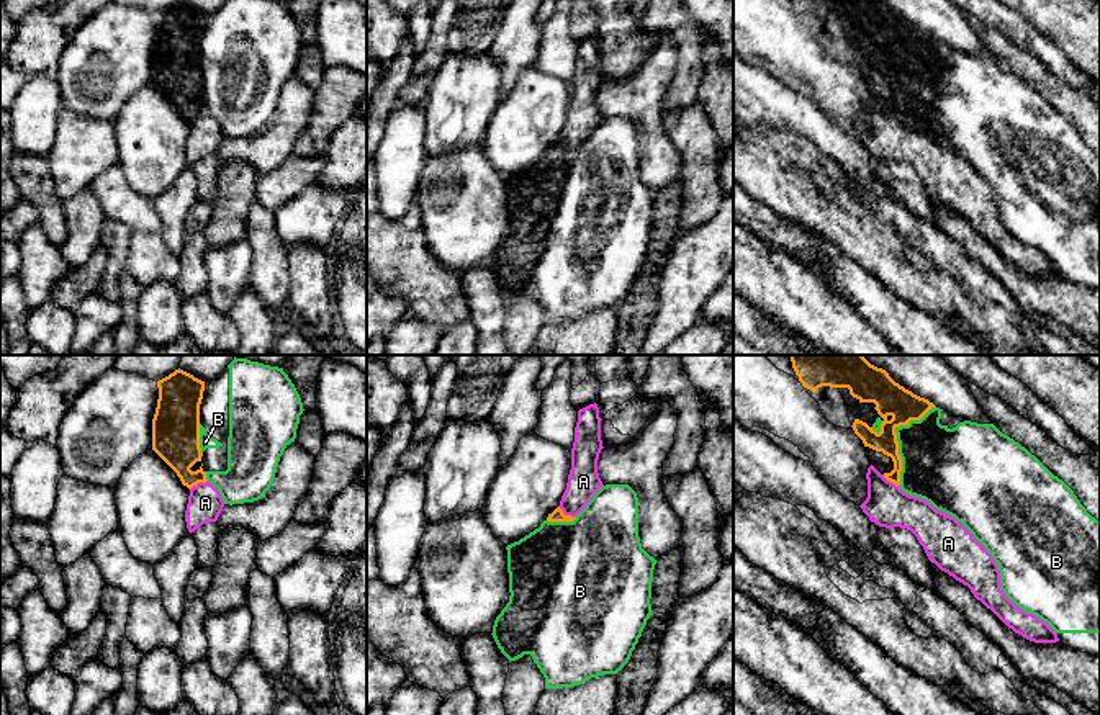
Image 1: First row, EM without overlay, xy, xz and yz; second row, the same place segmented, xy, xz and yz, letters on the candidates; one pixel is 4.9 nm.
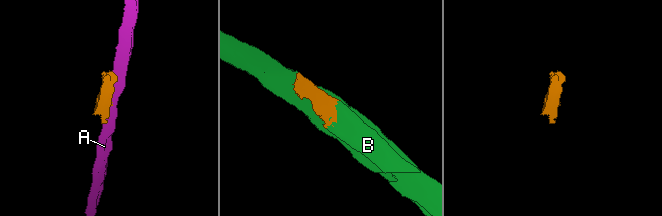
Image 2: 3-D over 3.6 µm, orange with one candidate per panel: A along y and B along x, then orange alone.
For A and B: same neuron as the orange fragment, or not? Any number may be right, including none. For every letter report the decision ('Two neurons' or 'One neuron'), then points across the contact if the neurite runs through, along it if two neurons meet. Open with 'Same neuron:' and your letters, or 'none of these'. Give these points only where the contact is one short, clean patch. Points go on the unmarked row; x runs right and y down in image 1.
Same neuron: none of these
A: Two neurons. Boundary: xz (559, 139), (565, 148), (575, 151)
B: Two neurons

